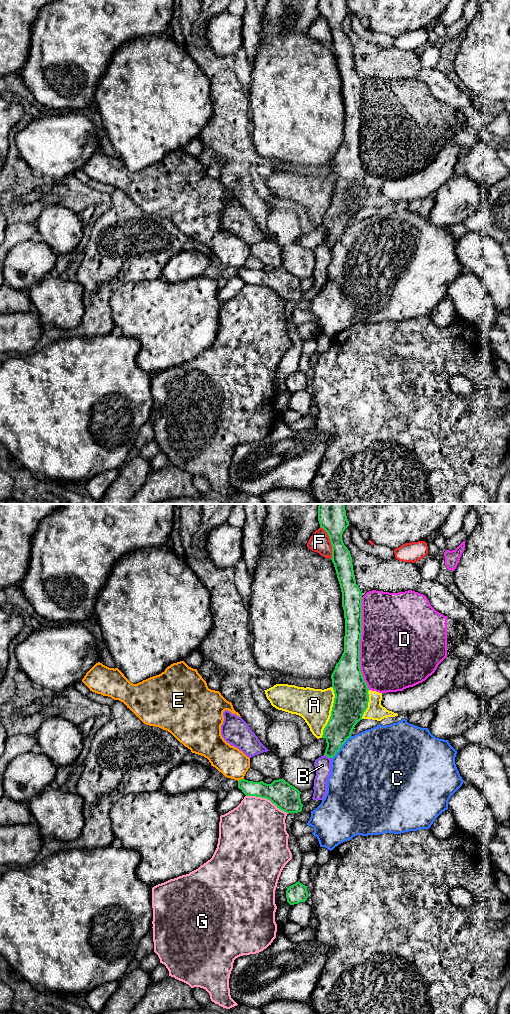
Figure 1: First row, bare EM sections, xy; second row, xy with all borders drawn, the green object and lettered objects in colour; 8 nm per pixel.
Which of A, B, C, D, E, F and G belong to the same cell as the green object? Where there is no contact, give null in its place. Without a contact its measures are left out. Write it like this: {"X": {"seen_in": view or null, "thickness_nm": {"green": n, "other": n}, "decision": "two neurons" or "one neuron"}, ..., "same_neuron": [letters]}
{"A": {"seen_in": "xy", "thickness_nm": {"green": 280, "other": 280}, "decision": "two neurons"}, "B": {"seen_in": "xy", "thickness_nm": {"green": 200, "other": 130}, "decision": "two neurons"}, "C": {"seen_in": "xy", "thickness_nm": {"green": 220, "other": 500}, "decision": "two neurons"}, "D": {"seen_in": "xy", "thickness_nm": {"green": 220, "other": 500}, "decision": "two neurons"}, "E": {"seen_in": "xy", "thickness_nm": {"green": 130, "other": 240}, "decision": "two neurons"}, "F": {"seen_in": "xy", "thickness_nm": {"green": 220, "other": 170}, "decision": "two neurons"}, "G": {"seen_in": "xy", "thickness_nm": {"green": 220, "other": 460}, "decision": "two neurons"}, "same_neuron": []}

